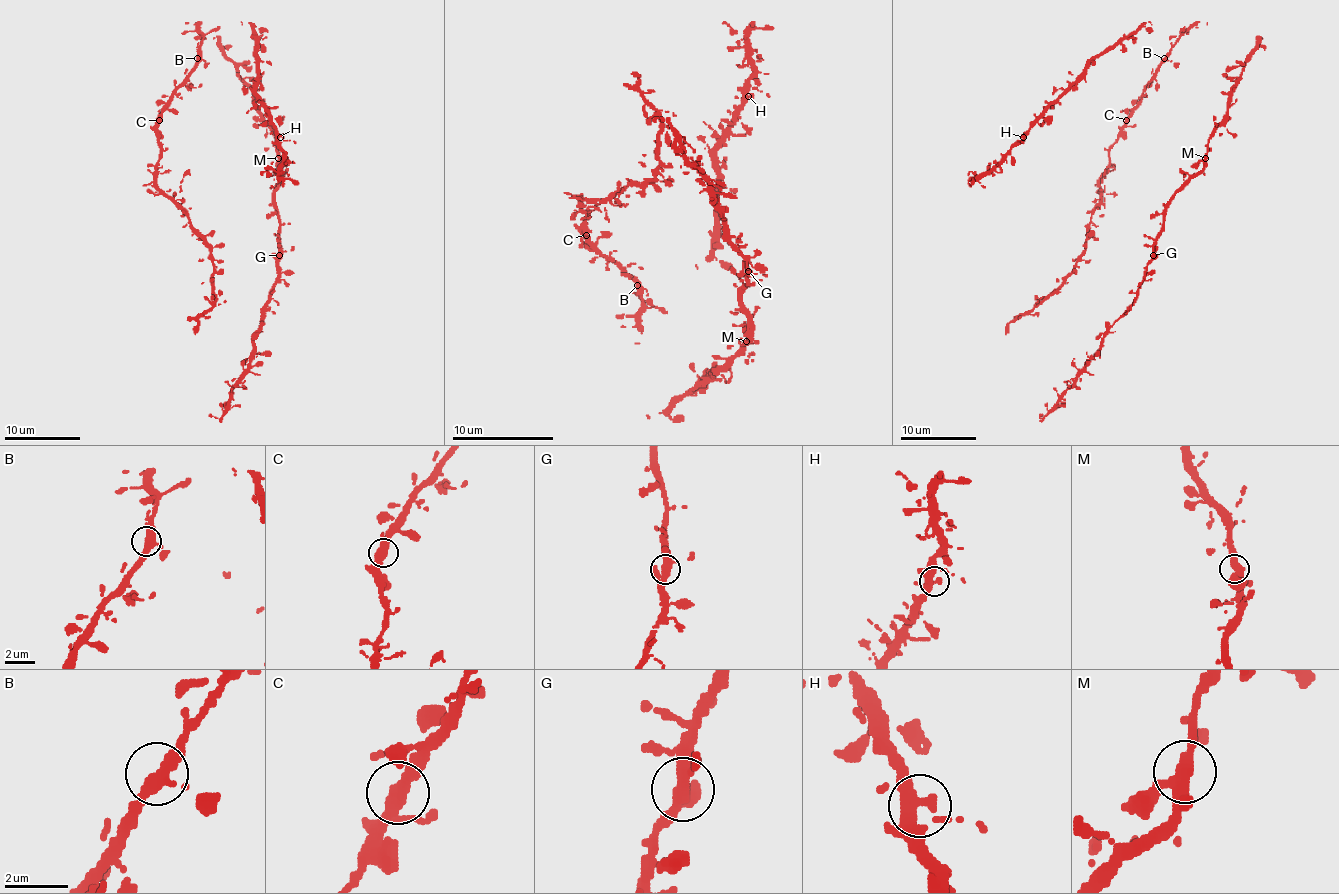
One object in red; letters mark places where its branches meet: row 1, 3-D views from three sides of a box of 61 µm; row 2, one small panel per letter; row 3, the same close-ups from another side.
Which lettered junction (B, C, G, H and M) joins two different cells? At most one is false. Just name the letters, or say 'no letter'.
no letter

